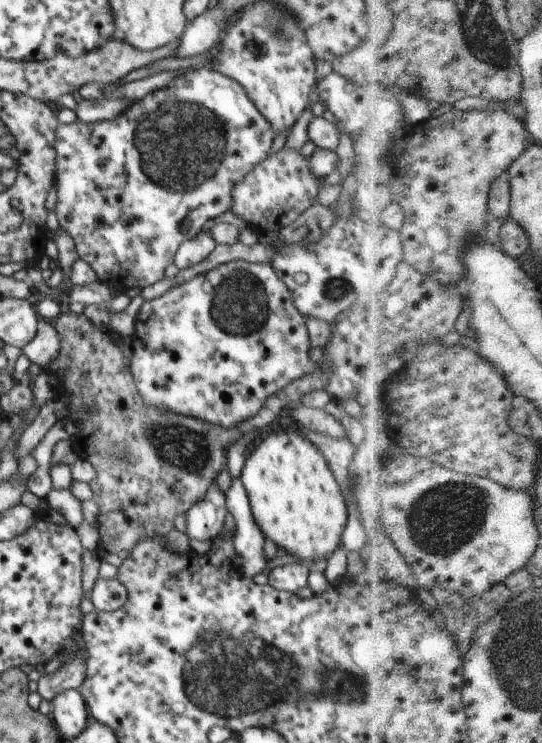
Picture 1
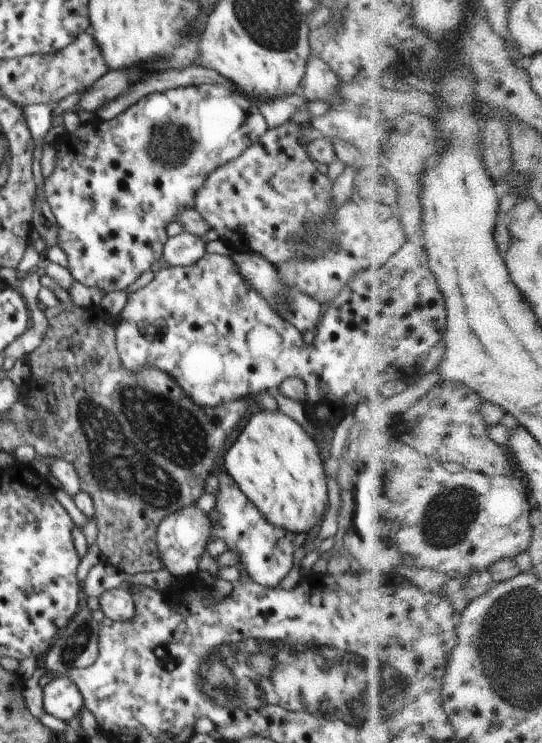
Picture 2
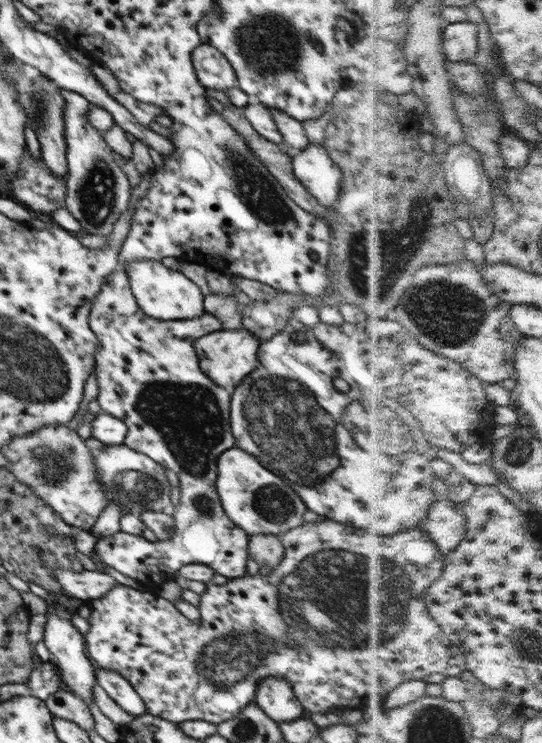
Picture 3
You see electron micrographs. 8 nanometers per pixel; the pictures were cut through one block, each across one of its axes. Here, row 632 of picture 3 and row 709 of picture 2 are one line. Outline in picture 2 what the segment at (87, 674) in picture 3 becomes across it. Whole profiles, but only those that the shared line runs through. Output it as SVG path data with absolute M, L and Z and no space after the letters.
M66 676L52 679L42 692L44 711L67 724L84 706L78 688Z

